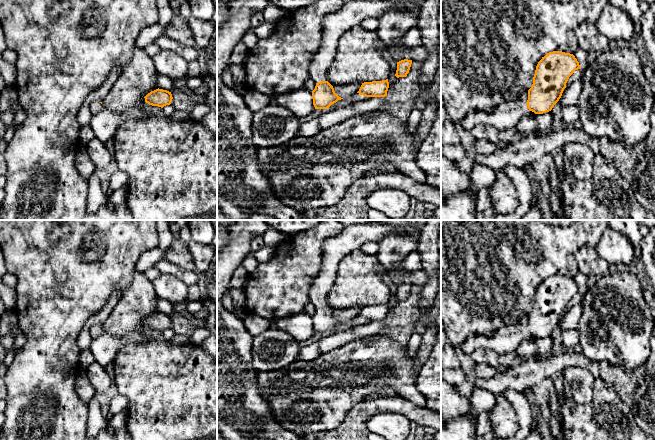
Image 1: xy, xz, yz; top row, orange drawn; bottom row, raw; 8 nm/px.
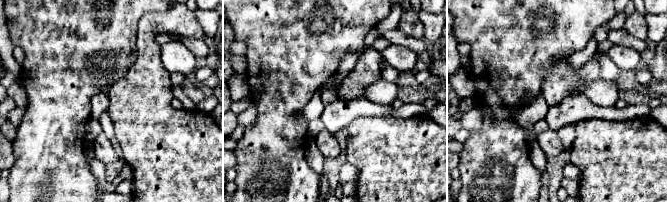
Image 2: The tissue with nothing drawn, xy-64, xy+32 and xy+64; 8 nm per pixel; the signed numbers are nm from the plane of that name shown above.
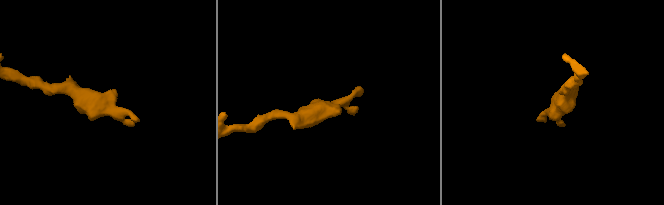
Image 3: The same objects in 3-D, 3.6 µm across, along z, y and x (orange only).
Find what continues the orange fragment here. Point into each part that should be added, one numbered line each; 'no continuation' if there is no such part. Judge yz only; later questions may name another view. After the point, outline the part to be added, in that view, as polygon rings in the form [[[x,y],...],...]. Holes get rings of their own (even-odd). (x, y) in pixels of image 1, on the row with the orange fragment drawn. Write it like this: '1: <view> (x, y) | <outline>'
1: yz (505, 116) | [[[518,99],[497,105],[489,111],[470,112],[460,120],[460,123],[467,131],[480,123],[504,131],[515,128],[521,118],[528,112],[526,102]]]

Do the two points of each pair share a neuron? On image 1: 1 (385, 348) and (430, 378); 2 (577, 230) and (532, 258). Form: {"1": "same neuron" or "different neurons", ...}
{"1": "different neurons", "2": "same neuron"}

